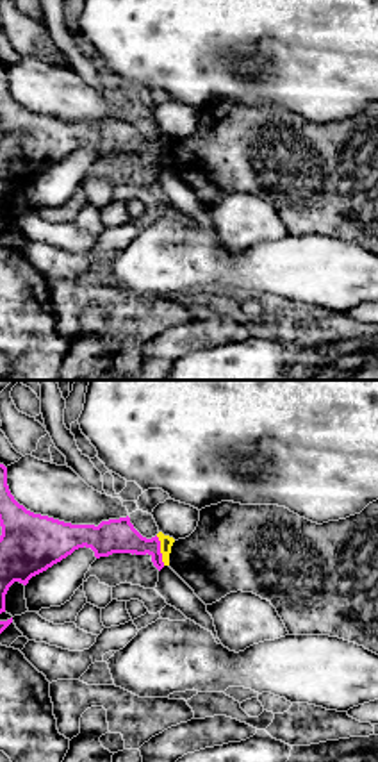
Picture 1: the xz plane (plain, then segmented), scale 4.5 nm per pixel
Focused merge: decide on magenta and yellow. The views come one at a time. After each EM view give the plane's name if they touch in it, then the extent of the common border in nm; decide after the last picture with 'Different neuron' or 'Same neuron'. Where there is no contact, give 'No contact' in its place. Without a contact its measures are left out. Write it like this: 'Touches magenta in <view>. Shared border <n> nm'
Touches magenta in xz. Shared border 140 nm

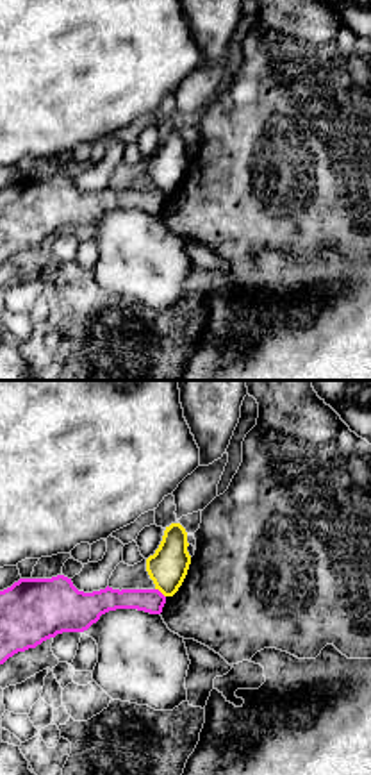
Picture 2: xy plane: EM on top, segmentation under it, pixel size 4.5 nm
Touches magenta in xy. Shared border 60 nm

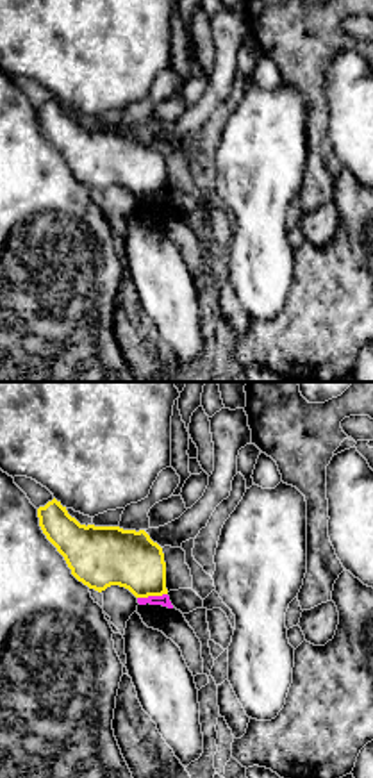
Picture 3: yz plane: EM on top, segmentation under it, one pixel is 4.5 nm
Touches magenta in yz. Shared border 140 nm

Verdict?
Different neuron

